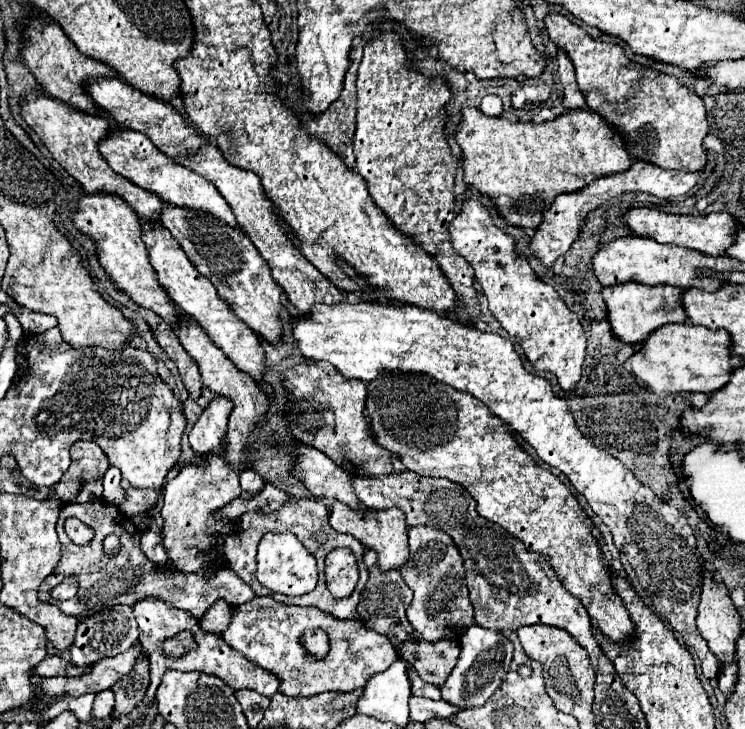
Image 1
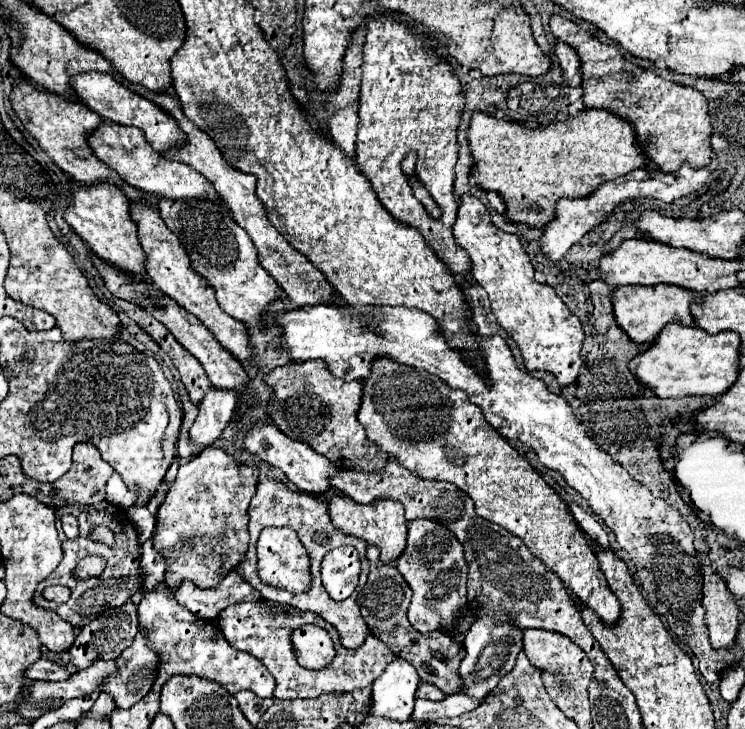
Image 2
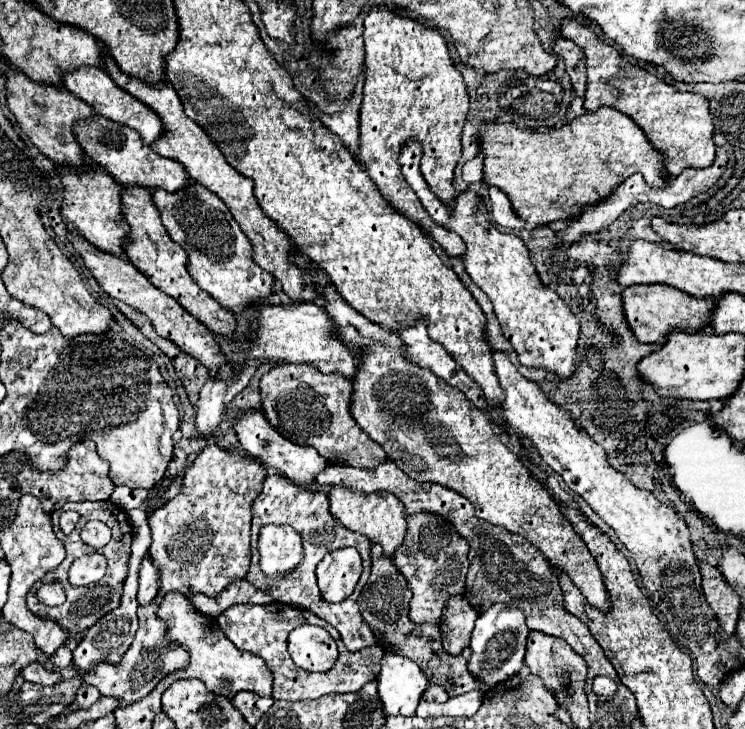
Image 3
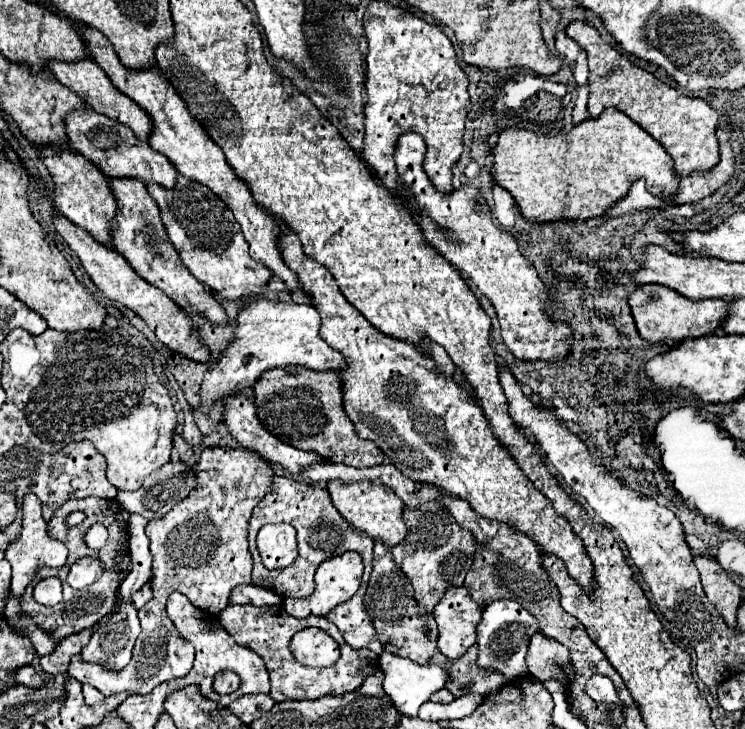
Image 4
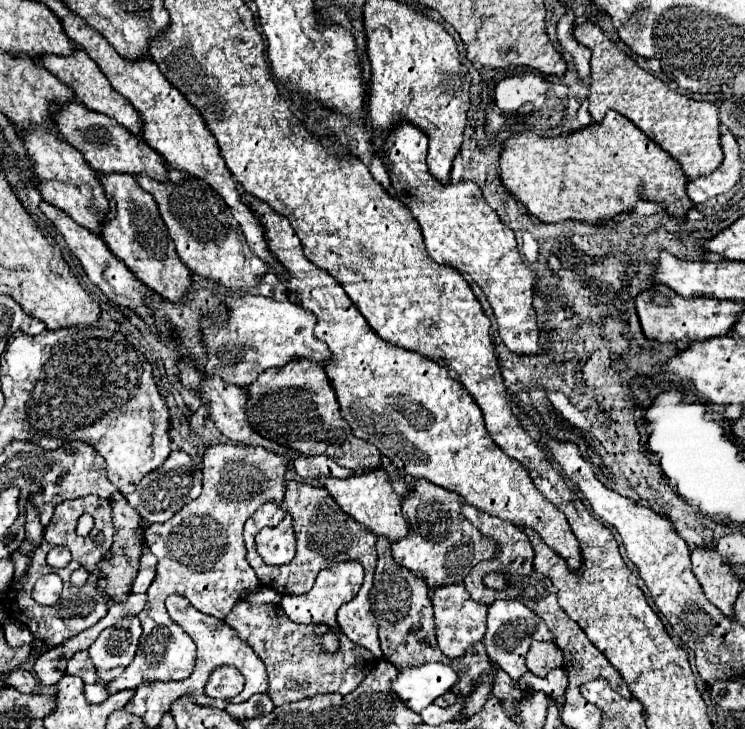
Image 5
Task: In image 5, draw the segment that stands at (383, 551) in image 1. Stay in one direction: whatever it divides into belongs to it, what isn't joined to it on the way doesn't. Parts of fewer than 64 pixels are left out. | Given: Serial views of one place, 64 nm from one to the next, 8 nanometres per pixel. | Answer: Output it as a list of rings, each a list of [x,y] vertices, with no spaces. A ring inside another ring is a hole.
[[[376,468],[372,472],[354,476],[354,478],[320,478],[324,488],[332,494],[336,504],[344,508],[344,512],[354,518],[358,524],[368,528],[370,532],[376,532],[376,536],[384,536],[390,542],[396,542],[408,534],[408,524],[402,518],[402,498],[396,496],[392,486],[388,484],[388,476],[382,468]]]

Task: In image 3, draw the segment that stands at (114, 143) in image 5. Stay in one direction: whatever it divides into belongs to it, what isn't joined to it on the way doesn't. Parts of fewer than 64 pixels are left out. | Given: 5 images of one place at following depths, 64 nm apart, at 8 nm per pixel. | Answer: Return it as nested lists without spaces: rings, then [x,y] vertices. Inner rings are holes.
[[[94,116],[92,120],[82,120],[74,124],[74,132],[76,138],[80,140],[84,152],[102,168],[106,168],[114,180],[118,180],[118,184],[124,186],[140,186],[140,188],[148,188],[150,192],[156,188],[162,188],[166,192],[178,192],[184,190],[186,186],[190,186],[194,180],[190,178],[190,174],[176,162],[170,158],[164,158],[160,154],[156,154],[150,146],[142,144],[140,132],[136,132],[130,126],[112,122],[104,116]]]

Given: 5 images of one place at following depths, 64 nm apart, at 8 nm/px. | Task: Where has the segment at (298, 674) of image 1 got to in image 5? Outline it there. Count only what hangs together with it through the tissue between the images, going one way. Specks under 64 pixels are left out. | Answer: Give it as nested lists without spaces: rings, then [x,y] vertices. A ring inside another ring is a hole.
[[[238,602],[224,620],[232,628],[236,628],[238,636],[244,642],[250,642],[252,650],[266,664],[266,672],[270,678],[268,696],[274,700],[276,706],[328,692],[350,694],[376,666],[376,658],[372,656],[372,652],[352,644],[344,634],[338,634],[338,654],[326,654],[318,644],[316,636],[330,632],[330,628],[326,624],[296,624],[288,616],[284,616],[284,610],[276,604],[252,606]]]

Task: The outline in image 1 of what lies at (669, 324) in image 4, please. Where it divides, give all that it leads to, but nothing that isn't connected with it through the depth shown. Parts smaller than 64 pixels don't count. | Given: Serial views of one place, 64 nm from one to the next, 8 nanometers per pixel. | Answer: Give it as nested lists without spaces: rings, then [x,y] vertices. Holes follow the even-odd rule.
[[[626,282],[602,288],[602,296],[608,308],[608,324],[612,328],[614,338],[624,340],[628,344],[636,344],[642,342],[650,332],[668,322],[686,322],[686,314],[680,304],[682,292],[684,292],[682,288],[644,286],[638,282]]]

